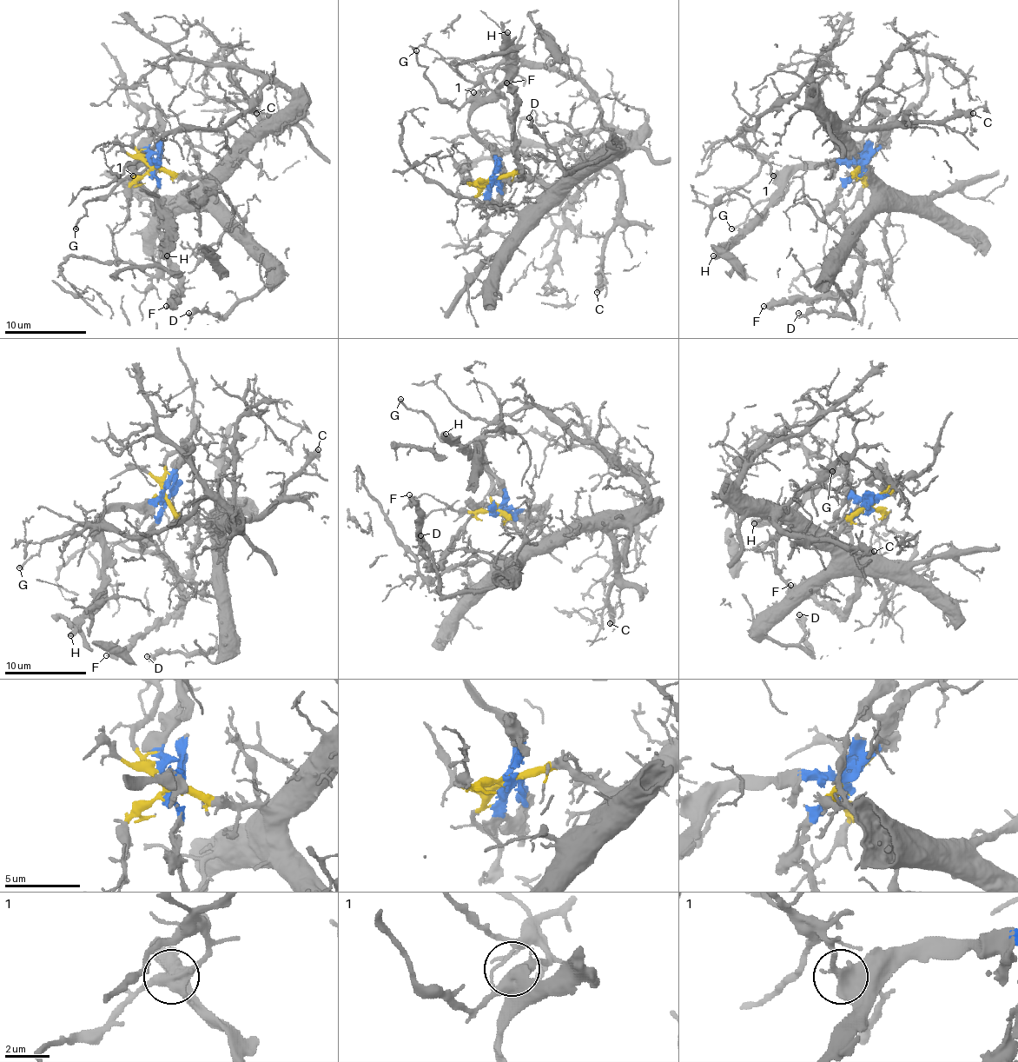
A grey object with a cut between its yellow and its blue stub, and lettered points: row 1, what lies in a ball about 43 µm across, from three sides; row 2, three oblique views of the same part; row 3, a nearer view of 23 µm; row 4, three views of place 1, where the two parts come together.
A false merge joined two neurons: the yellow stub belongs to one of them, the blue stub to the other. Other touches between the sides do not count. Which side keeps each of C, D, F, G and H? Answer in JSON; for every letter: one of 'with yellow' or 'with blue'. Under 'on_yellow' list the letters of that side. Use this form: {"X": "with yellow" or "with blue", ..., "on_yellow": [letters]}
{"C": "with yellow", "D": "with yellow", "F": "with blue", "G": "with yellow", "H": "with blue", "on_yellow": ["C", "D", "G"]}

